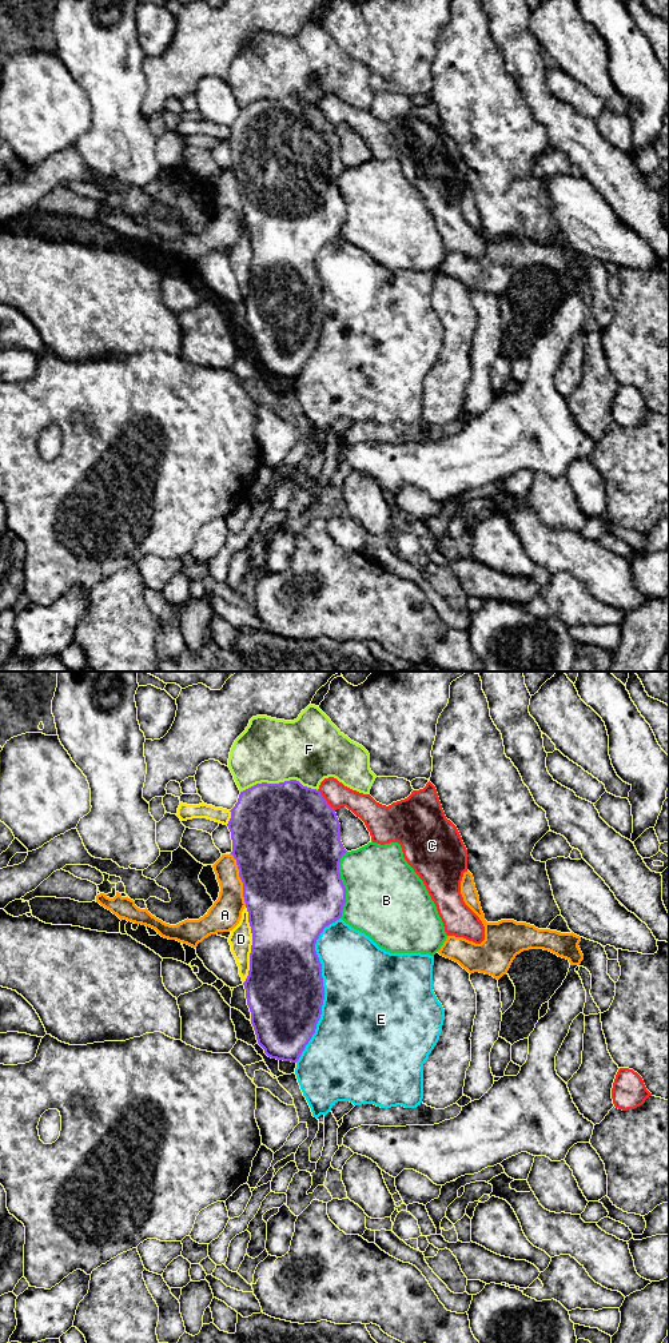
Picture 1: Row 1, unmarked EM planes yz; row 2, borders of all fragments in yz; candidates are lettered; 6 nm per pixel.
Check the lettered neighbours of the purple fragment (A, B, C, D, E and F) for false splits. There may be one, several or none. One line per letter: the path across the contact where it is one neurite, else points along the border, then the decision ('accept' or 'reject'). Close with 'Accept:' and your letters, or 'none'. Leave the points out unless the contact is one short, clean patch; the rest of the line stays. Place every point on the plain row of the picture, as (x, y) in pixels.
A: reject
B: reject
C: reject
D: reject
E: reject
F: reject
Accept: none

